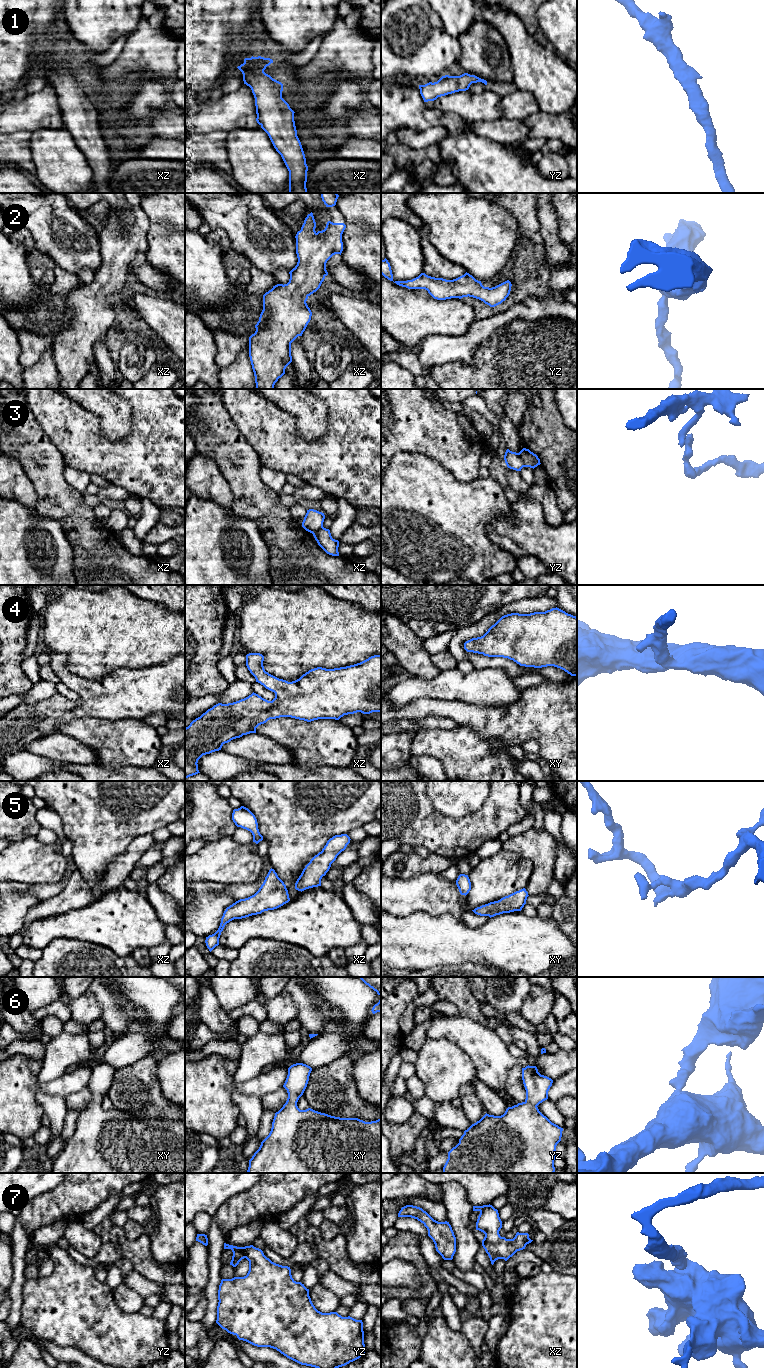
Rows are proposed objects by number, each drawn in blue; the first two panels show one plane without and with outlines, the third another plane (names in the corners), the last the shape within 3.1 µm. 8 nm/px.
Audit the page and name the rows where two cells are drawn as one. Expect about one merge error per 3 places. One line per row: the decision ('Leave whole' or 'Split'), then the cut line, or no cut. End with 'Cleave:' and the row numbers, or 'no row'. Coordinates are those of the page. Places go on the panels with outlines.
1: Leave whole. No split
2: Leave whole. No split
3: Split. Split along yz (518, 453), (524, 466)
4: Leave whole. No split
5: Leave whole. No split
6: Leave whole. No split
7: Leave whole. No split
Cleave: 3

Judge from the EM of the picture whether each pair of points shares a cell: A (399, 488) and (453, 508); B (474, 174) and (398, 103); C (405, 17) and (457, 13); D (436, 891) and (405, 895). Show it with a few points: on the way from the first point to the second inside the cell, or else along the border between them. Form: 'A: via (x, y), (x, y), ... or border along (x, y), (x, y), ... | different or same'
A: via (412, 501), (419, 508), (440, 508) | same
B: via (464, 149), (457, 133), (442, 118), (423, 117) | same
C: border along (433, 10), (439, 17), (443, 29), (448, 35) | different
D: via (428, 892), (413, 894) | same

